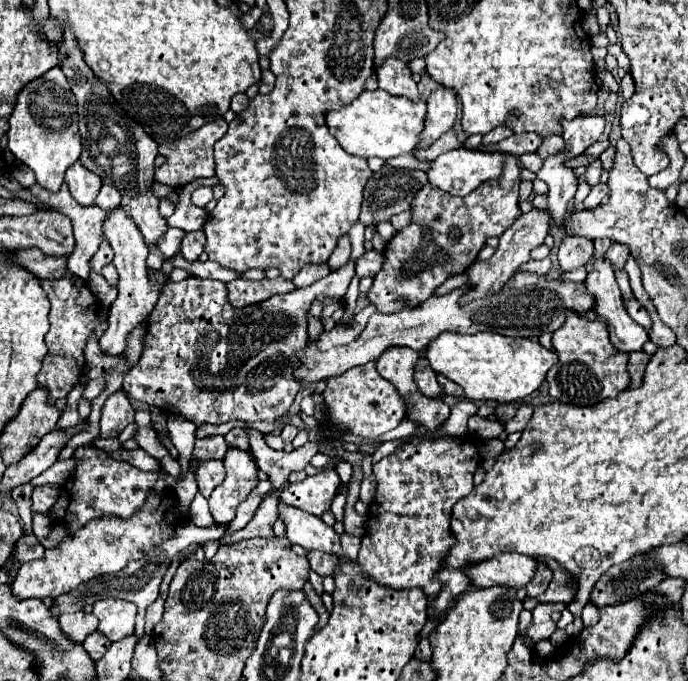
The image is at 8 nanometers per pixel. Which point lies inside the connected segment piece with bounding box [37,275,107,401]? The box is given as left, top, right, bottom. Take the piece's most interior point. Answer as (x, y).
(73, 316)

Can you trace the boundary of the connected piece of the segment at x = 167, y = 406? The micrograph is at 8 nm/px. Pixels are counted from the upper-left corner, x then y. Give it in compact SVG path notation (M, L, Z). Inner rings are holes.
M349 259L347 265L331 271L327 277L323 277L321 281L313 283L311 287L305 287L305 289L295 289L287 295L279 295L279 297L271 297L259 305L249 305L247 309L233 309L233 305L229 305L227 301L227 287L225 283L221 281L213 281L213 279L201 279L201 277L187 277L185 281L181 283L167 283L165 287L161 287L161 297L153 309L153 313L149 315L147 319L147 335L145 335L145 341L143 341L143 353L141 353L141 359L137 361L137 365L125 375L123 379L123 389L137 401L145 401L153 407L159 407L159 409L165 409L165 411L171 411L171 413L177 413L177 415L183 415L185 419L189 419L191 423L195 423L197 427L199 425L221 425L221 423L227 423L231 419L241 419L241 421L273 421L273 419L279 419L283 415L289 413L289 407L295 399L295 395L299 393L301 385L293 379L293 369L299 367L299 359L295 357L297 351L305 349L307 345L307 311L313 303L313 299L319 299L323 295L327 297L343 297L347 293L347 287L351 283L355 275L355 261Z

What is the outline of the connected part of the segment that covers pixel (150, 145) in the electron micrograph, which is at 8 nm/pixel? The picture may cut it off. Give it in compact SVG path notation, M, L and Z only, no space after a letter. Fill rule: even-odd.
M67 25L63 29L63 39L57 47L59 55L59 67L65 73L71 91L77 97L77 113L79 113L79 133L83 141L83 153L79 157L81 165L89 171L97 173L103 183L115 185L121 193L121 205L131 213L135 219L139 231L143 233L147 247L149 247L149 259L146 261L148 269L160 270L163 265L163 257L159 257L159 249L155 249L155 241L167 231L167 221L159 215L159 199L153 195L153 161L157 157L157 143L143 131L141 125L131 121L129 117L119 113L117 105L111 105L113 97L103 85L91 67L83 59L83 51L77 43L77 39L71 33L71 27Z

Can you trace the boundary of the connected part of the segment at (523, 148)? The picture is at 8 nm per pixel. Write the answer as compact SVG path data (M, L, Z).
M519 133L511 135L509 139L503 139L495 145L479 145L479 151L489 151L489 153L507 153L507 155L523 155L523 153L535 153L537 147L541 145L541 137L537 133Z

